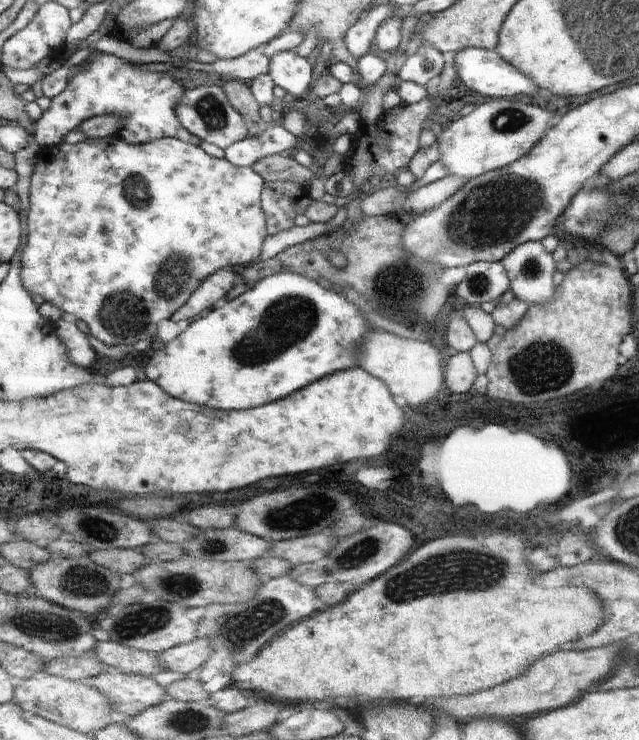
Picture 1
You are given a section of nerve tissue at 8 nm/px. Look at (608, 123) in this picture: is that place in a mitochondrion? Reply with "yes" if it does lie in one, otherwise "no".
no

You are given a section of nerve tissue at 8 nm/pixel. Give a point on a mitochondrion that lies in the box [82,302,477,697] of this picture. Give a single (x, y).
(254, 621)

